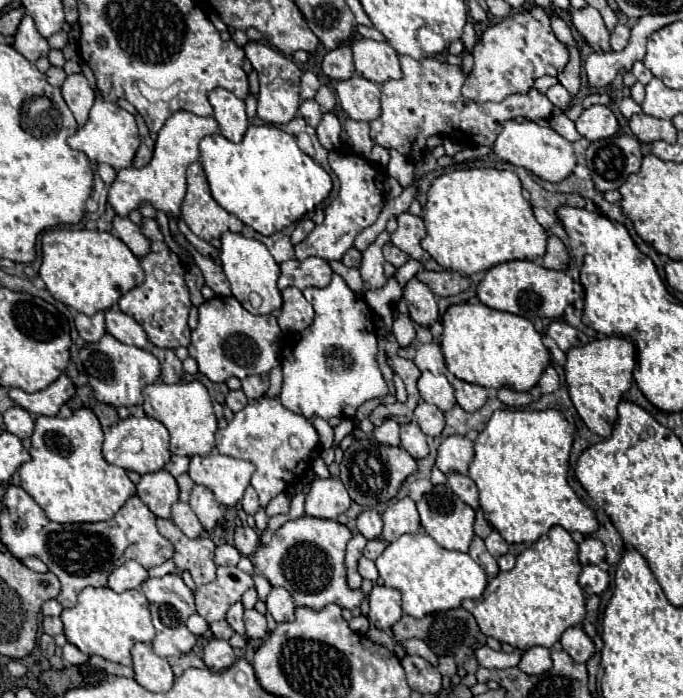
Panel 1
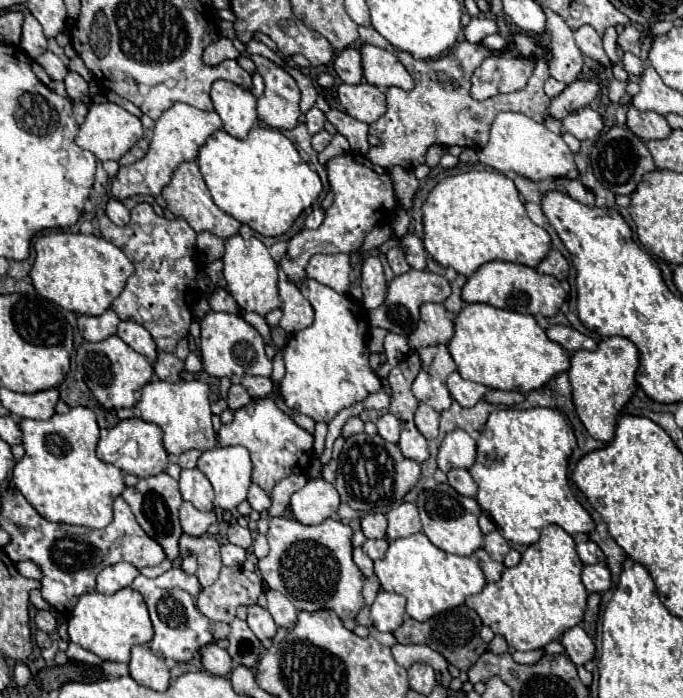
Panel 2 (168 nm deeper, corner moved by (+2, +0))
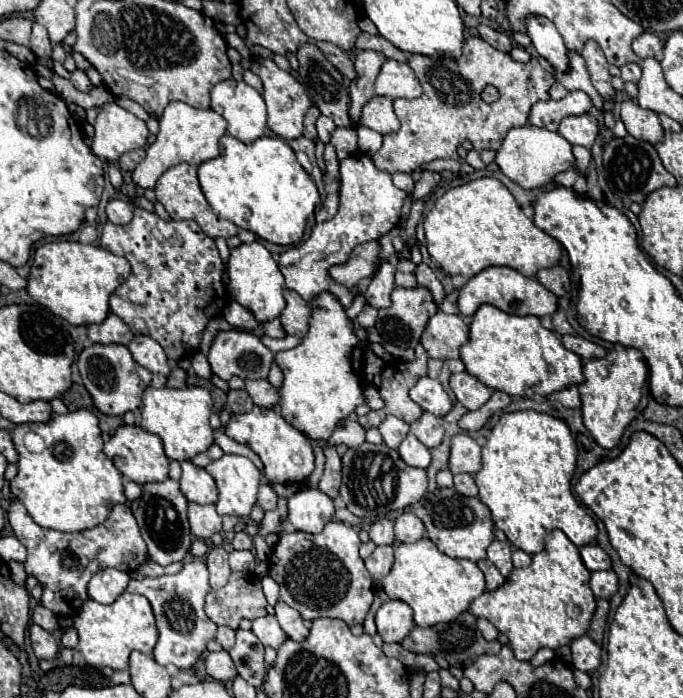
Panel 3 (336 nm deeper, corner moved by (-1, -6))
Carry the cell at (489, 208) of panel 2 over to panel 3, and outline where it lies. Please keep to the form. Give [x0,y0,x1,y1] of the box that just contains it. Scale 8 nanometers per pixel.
[425,178,561,278]

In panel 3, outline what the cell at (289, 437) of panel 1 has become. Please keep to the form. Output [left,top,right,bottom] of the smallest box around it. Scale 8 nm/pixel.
[225,406,313,484]

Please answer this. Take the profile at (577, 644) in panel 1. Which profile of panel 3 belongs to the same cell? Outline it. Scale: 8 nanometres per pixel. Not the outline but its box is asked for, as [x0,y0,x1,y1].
[571,634,601,672]

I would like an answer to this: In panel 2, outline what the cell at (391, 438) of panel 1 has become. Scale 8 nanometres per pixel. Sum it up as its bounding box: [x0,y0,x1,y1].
[376,412,402,444]

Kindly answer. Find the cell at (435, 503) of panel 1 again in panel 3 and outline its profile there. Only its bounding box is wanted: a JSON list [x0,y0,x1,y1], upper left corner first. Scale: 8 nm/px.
[423,488,493,562]

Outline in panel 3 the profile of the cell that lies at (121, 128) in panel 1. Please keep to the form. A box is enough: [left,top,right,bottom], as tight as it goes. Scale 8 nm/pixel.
[91,104,149,162]

